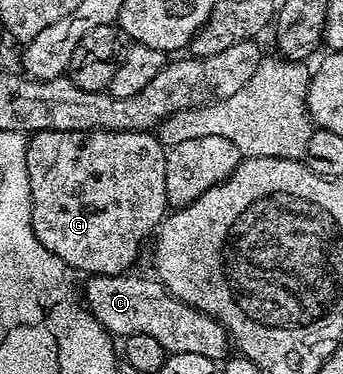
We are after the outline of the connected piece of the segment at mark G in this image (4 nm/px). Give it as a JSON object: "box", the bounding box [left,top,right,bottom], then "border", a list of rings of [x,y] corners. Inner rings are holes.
{"box":[27,131,168,275],"border":[[[40,131],[27,141],[27,170],[30,185],[30,215],[36,236],[42,244],[60,260],[69,264],[70,269],[83,275],[125,274],[138,258],[138,249],[142,241],[159,227],[168,212],[166,200],[166,152],[167,147],[158,141],[153,133],[143,131]]]}

